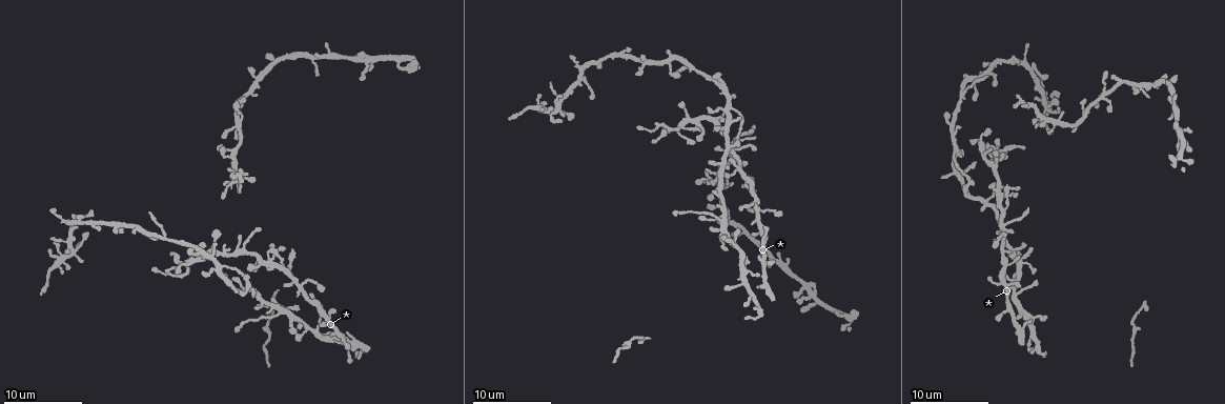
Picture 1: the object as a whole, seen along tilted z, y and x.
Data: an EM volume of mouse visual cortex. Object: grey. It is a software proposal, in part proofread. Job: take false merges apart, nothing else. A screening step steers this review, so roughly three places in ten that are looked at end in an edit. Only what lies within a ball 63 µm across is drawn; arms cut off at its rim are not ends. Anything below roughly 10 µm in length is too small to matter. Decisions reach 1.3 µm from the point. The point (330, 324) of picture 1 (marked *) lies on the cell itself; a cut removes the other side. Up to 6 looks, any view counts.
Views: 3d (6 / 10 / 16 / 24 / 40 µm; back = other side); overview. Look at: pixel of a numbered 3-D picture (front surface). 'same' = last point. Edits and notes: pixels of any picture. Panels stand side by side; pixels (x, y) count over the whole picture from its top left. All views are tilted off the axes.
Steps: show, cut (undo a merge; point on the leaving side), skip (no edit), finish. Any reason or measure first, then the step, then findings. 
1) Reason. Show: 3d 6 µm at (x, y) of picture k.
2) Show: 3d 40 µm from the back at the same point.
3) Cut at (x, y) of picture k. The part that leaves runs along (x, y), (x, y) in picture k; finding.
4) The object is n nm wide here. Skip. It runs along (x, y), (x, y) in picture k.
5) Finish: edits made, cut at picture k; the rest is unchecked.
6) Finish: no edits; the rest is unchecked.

Three-way junction. Show: 3d 10 µm at (739, 270) of picture 1.

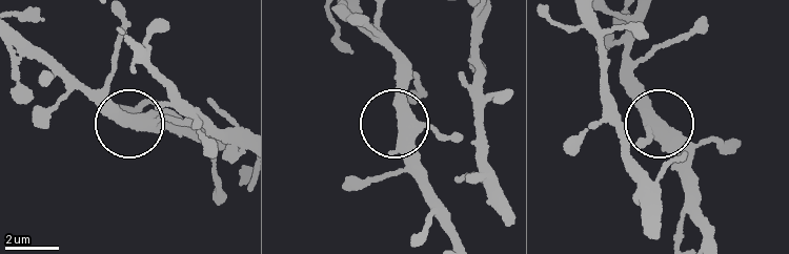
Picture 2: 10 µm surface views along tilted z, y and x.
Skip. It runs along (476, 50), (474, 126), (399, 123), (385, 180) in picture 2; one cell here.

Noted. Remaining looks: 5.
Sudden change in width. Show: 3d 16 µm at (1042, 116) of picture 1.

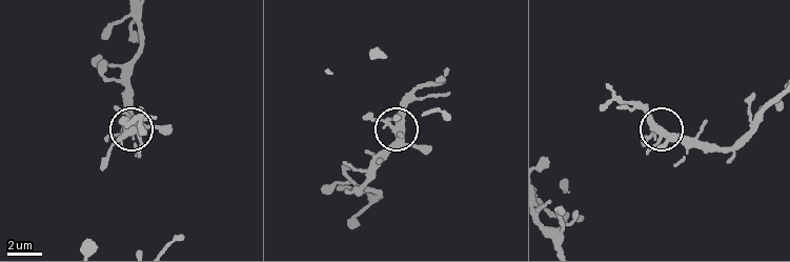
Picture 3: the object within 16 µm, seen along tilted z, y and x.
4 arms meet here. Skip. Continuous, no second cell.

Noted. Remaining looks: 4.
Thin arm on a thick one. Show: 3d 10 µm at (681, 125) of picture 1.

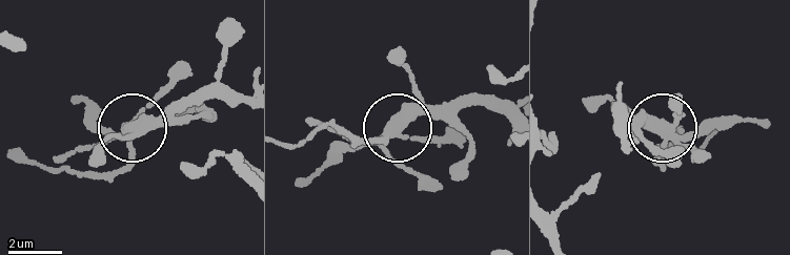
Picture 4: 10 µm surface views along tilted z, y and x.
Skip. It runs along (512, 130), (464, 104), (423, 108), (383, 142), (356, 144) in picture 4; continuous, no second cell.

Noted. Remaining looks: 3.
Finish: no edits; the rest is unchecked.

